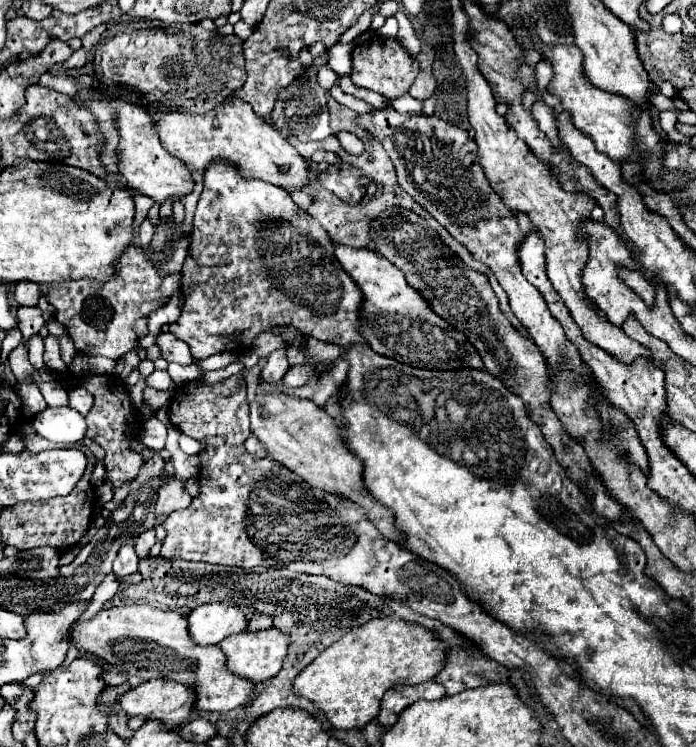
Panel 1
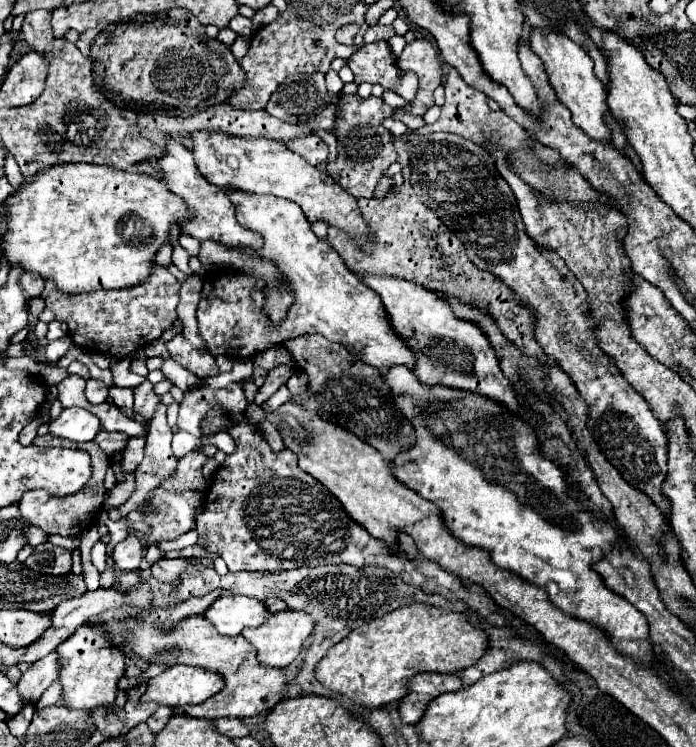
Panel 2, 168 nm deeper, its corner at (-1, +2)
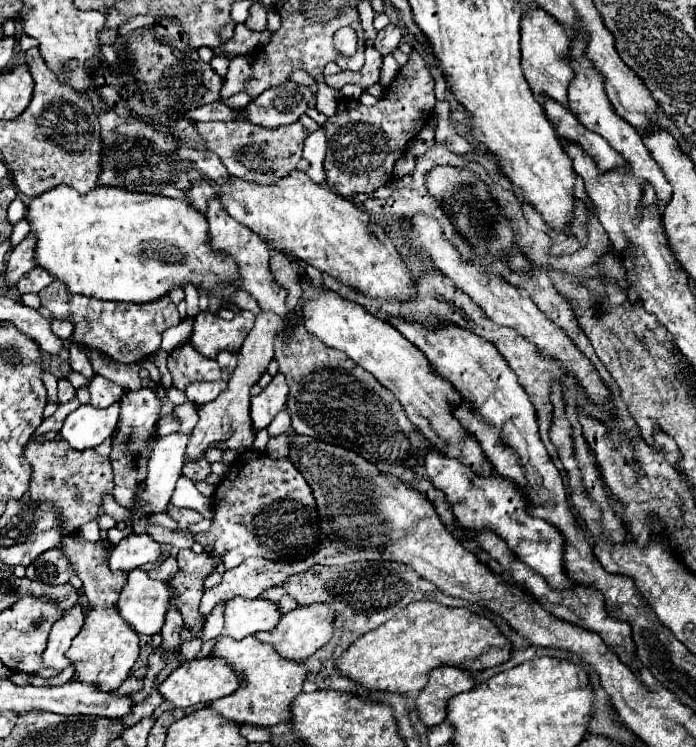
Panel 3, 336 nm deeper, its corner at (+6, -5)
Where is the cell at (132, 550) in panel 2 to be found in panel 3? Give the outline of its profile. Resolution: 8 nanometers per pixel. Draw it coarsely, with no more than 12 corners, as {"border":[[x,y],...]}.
{"border":[[129,534],[113,546],[109,568],[153,564],[161,546],[149,534]]}

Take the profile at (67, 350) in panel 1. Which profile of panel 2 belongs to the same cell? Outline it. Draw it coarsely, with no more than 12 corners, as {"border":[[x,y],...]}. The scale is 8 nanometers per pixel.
{"border":[[68,375],[56,389],[64,407],[84,407],[86,379]]}

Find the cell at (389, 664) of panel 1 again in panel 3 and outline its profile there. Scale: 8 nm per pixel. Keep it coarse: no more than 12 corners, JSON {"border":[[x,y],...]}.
{"border":[[409,604],[337,662],[367,690],[413,694],[437,666],[499,666],[483,614]]}

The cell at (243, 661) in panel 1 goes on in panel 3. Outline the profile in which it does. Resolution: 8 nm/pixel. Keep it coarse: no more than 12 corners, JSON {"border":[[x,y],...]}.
{"border":[[327,604],[287,612],[255,636],[283,658],[305,660],[331,640]]}

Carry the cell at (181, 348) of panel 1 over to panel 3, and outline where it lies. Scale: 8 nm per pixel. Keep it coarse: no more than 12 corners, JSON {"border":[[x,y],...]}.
{"border":[[189,342],[169,354],[173,386],[221,378],[217,360],[207,360]]}

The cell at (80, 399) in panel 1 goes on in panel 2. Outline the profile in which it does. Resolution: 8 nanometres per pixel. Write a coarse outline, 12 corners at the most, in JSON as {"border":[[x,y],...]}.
{"border":[[88,379],[86,399],[100,405],[108,399],[102,381]]}

